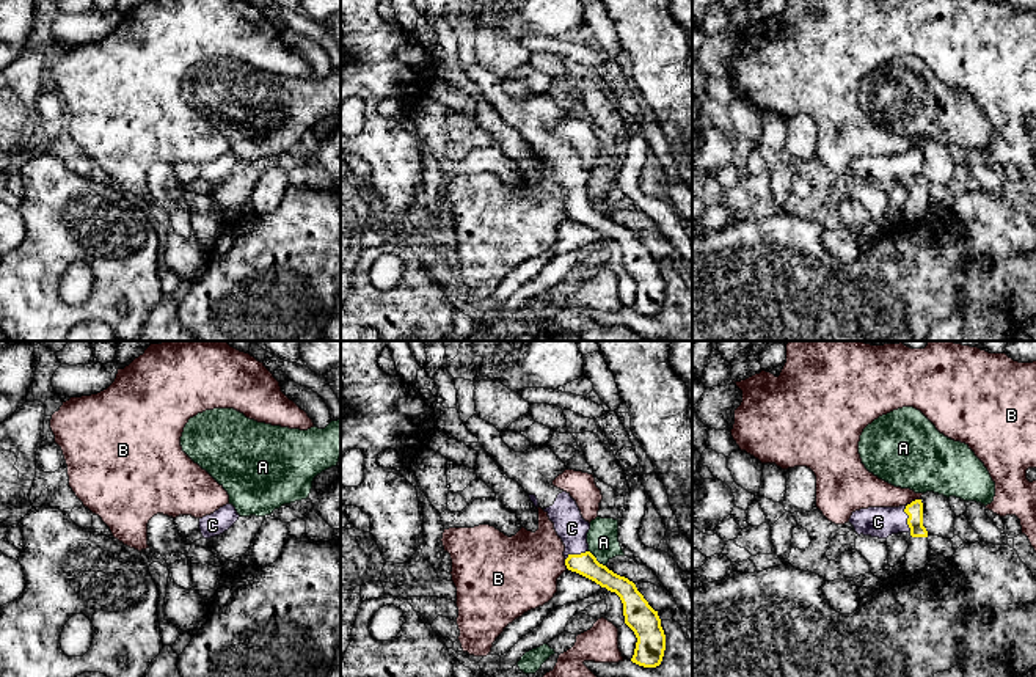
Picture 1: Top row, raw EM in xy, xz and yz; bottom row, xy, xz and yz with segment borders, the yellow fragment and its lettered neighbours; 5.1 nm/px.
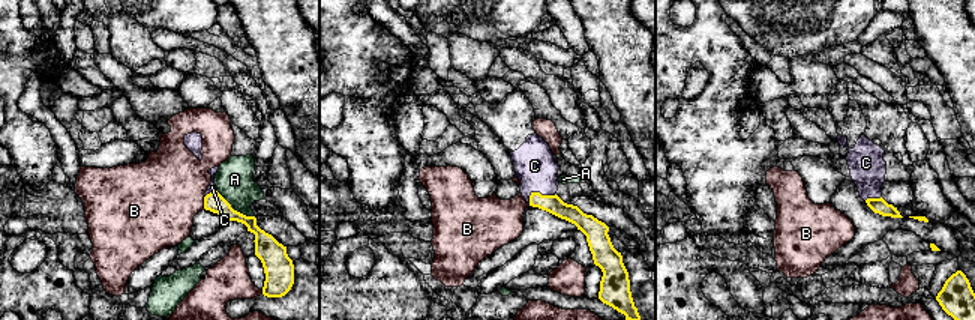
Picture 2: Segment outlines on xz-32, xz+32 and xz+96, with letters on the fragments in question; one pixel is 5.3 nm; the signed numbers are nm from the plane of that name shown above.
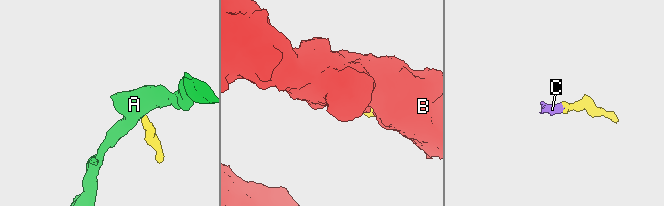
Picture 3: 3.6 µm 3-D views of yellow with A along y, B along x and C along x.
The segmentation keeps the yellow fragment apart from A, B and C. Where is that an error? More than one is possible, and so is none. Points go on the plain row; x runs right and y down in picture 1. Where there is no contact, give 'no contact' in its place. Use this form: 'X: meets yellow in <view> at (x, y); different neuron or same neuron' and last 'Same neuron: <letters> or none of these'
A: meets yellow in xz at (595, 208); different neuron
B: meets yellow in yz at (915, 148); different neuron
C: meets yellow in yz at (908, 167); same neuron
Same neuron: C

